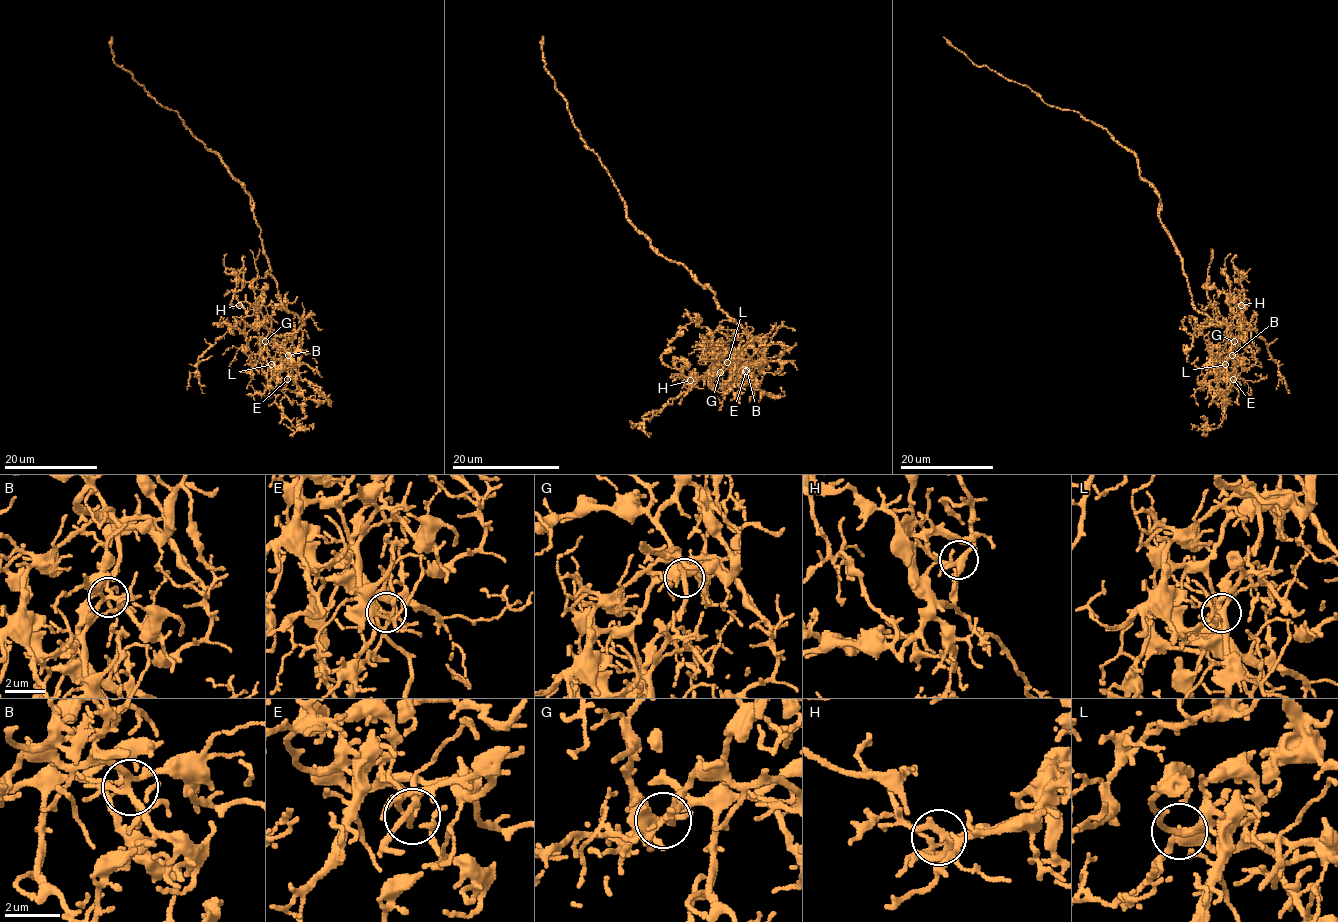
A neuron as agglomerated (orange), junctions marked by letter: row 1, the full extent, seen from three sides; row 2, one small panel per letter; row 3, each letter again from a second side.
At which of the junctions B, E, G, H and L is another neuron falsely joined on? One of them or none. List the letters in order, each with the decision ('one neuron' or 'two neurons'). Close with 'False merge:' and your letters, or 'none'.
B: one neuron
E: two neurons
G: one neuron
H: one neuron
L: one neuron
False merge: E

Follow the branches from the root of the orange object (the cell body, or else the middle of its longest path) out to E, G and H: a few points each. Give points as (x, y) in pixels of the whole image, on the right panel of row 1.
E: (1160, 216), (1181, 258), (1192, 305), (1227, 327), (1212, 357), (1226, 366), (1233, 379)
G: (1160, 216), (1181, 258), (1192, 305), (1213, 320), (1225, 323), (1225, 333), (1232, 335), (1234, 341)
H: (1160, 216), (1181, 258), (1192, 305), (1225, 323), (1227, 335), (1241, 305)

